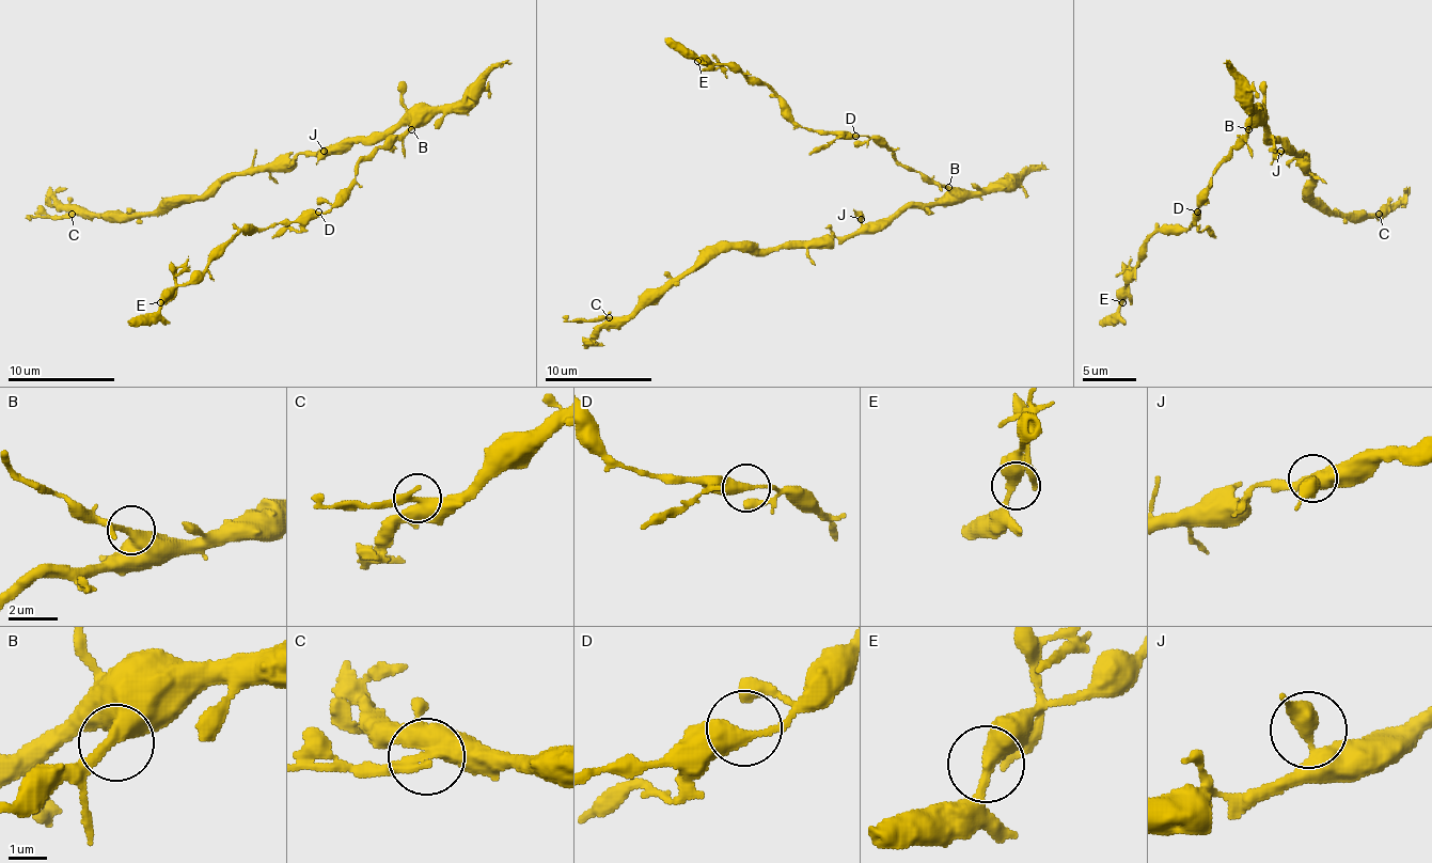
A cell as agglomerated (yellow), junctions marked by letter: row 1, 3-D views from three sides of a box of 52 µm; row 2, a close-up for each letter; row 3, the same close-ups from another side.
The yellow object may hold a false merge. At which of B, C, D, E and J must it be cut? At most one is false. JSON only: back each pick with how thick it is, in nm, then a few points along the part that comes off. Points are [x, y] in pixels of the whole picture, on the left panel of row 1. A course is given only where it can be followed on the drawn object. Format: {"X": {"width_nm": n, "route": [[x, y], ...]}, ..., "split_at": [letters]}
{"C": {"width_nm": 420, "route": [[73, 215], [25, 217]]}, "split_at": ["C"]}

